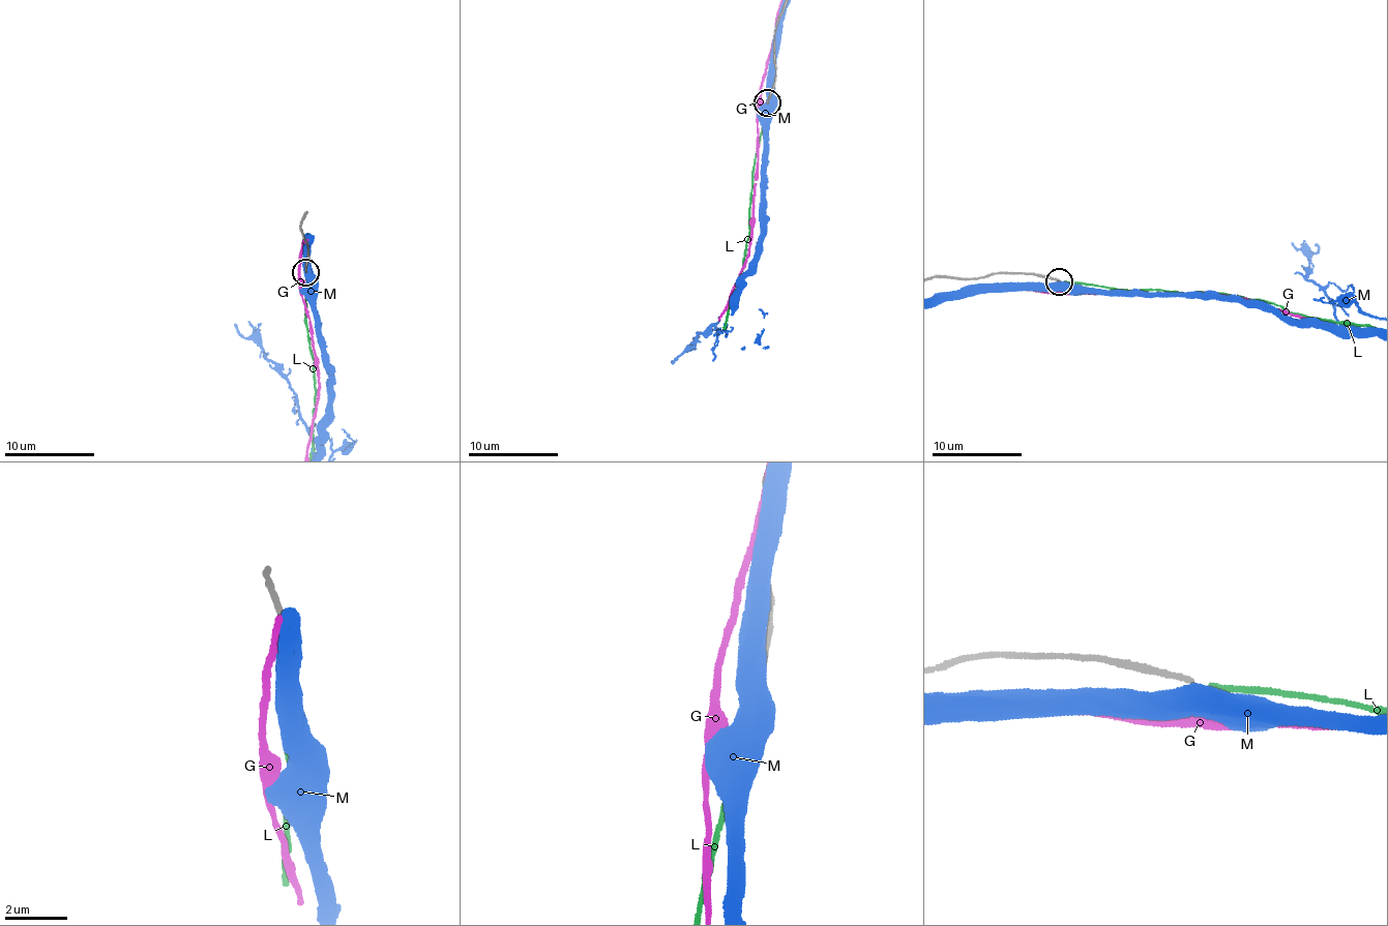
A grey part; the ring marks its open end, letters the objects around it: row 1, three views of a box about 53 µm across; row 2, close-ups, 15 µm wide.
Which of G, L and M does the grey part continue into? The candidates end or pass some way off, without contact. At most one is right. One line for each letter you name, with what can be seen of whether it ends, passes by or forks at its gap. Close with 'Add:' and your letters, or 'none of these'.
L: it ends
Add: L

